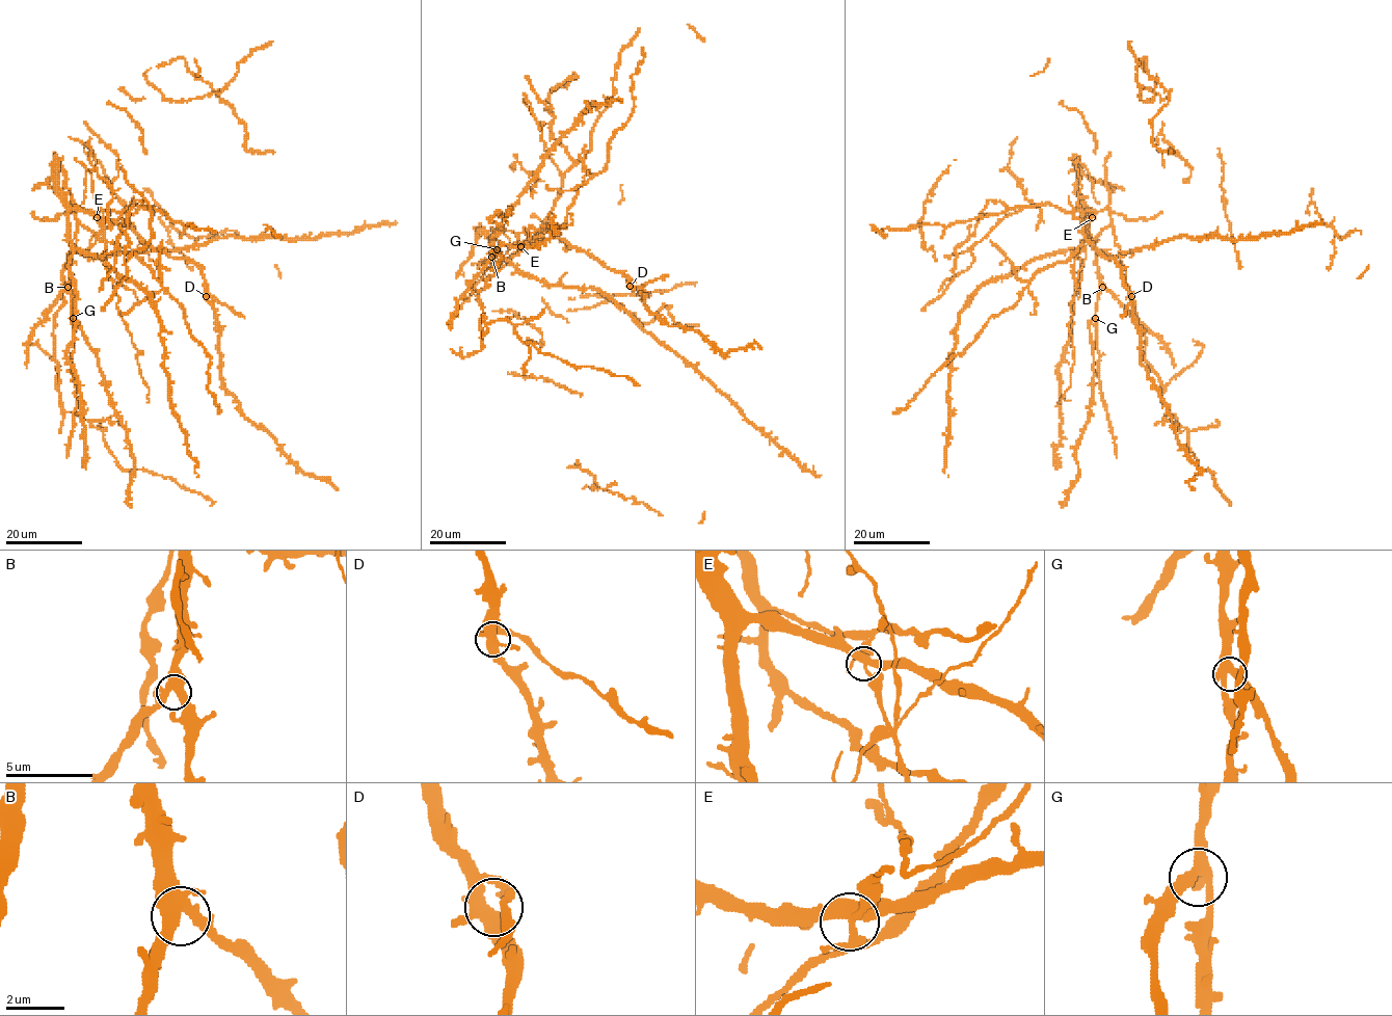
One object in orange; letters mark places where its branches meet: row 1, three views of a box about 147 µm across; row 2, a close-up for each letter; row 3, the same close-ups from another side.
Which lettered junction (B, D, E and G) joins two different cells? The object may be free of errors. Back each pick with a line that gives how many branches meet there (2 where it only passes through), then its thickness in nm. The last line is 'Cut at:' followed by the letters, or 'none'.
E: 5 | 400 nm
Cut at: E

